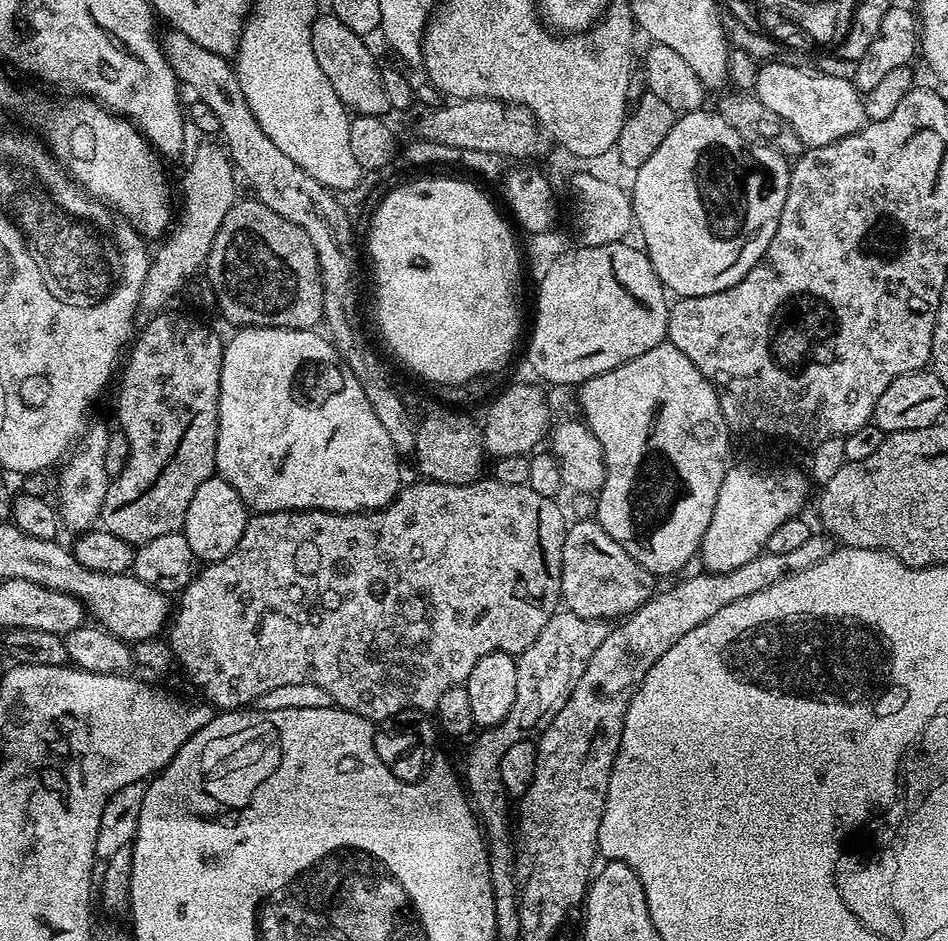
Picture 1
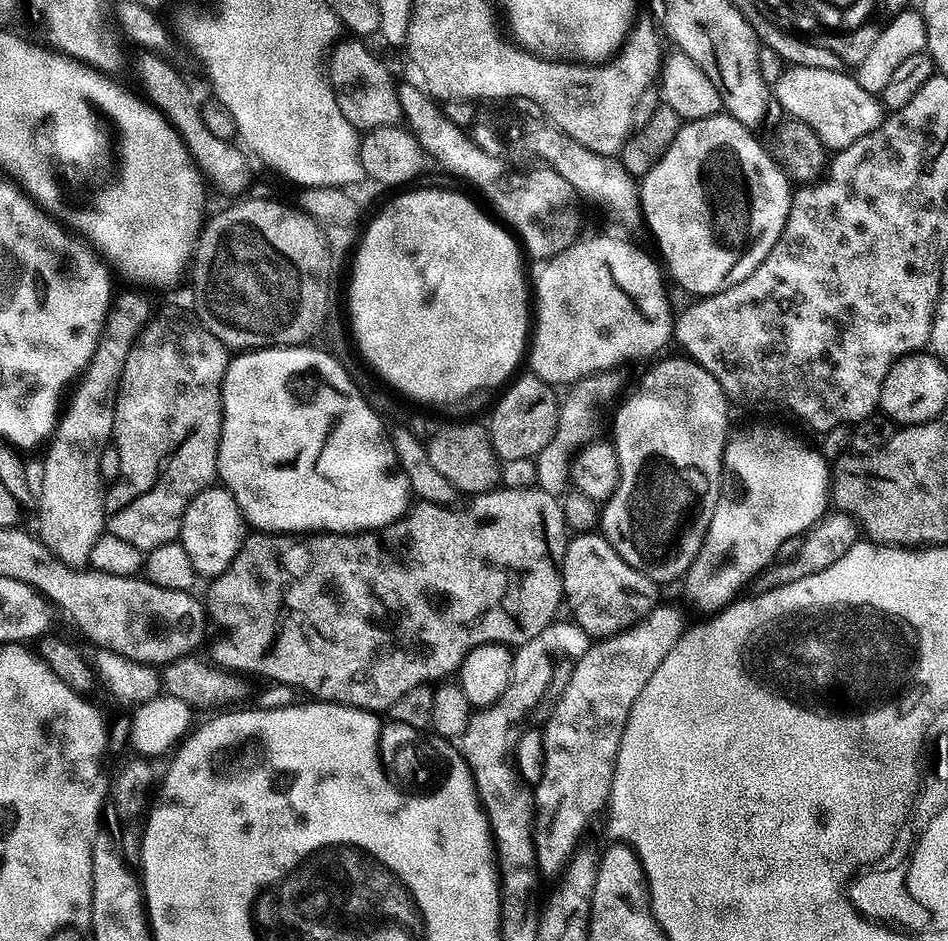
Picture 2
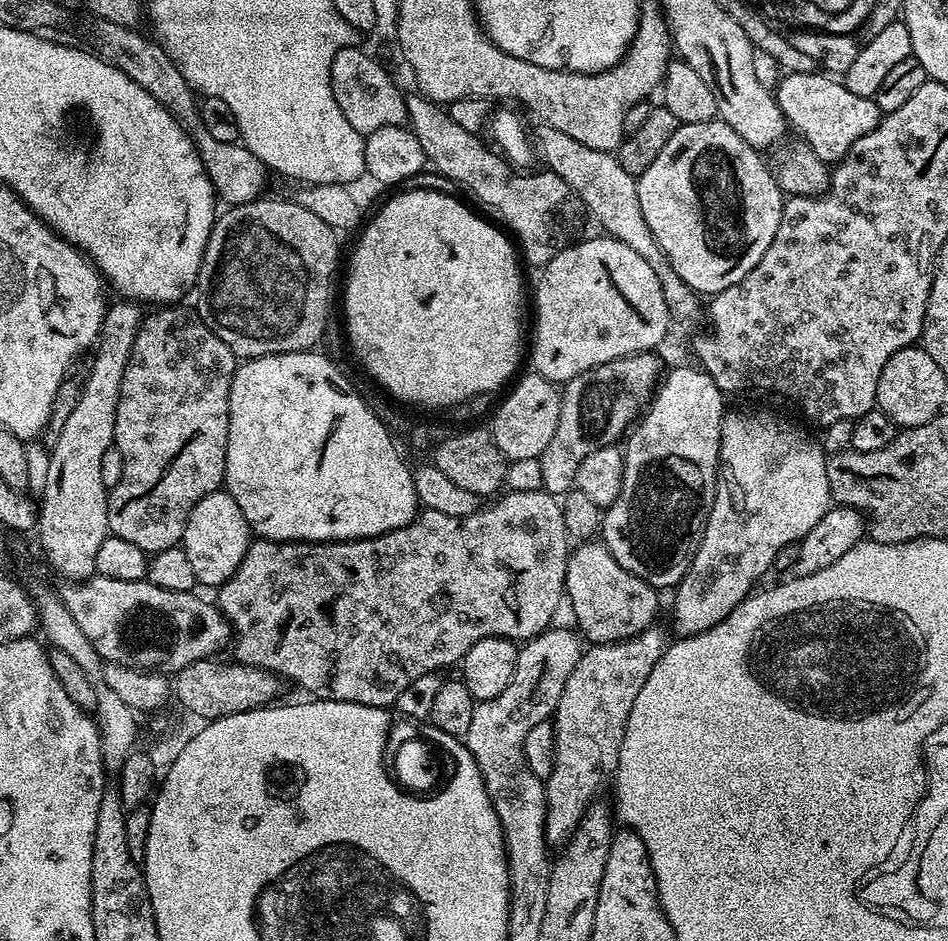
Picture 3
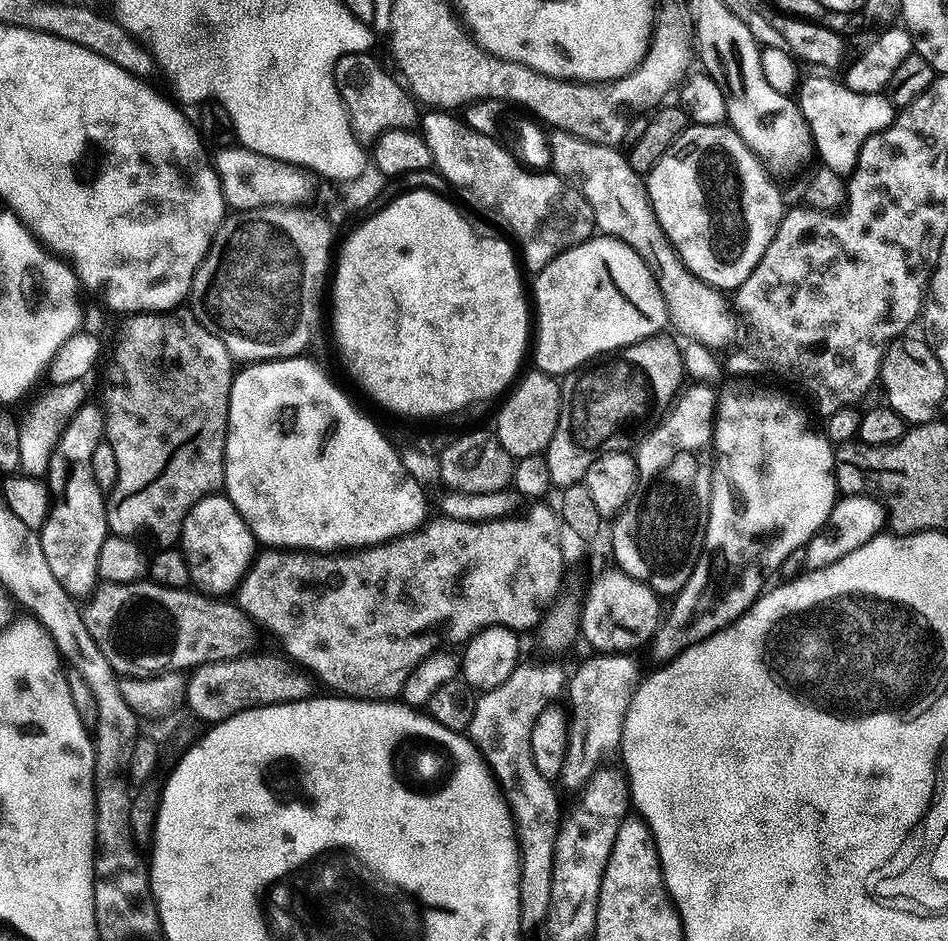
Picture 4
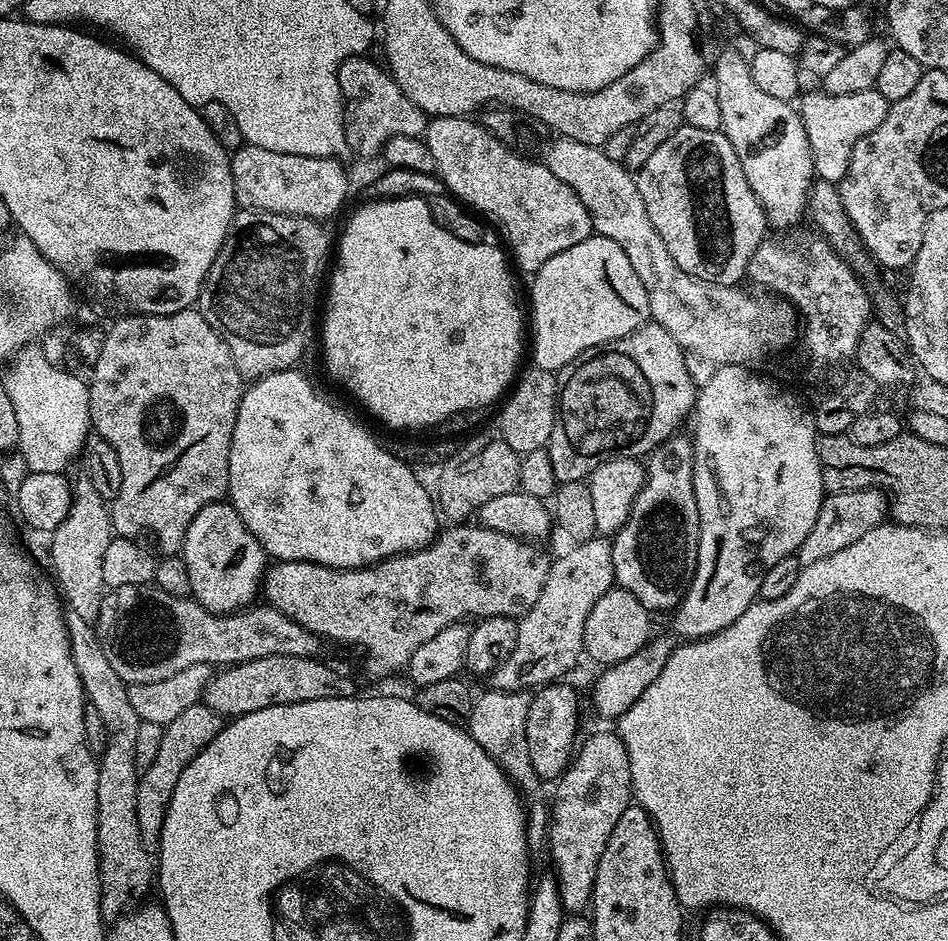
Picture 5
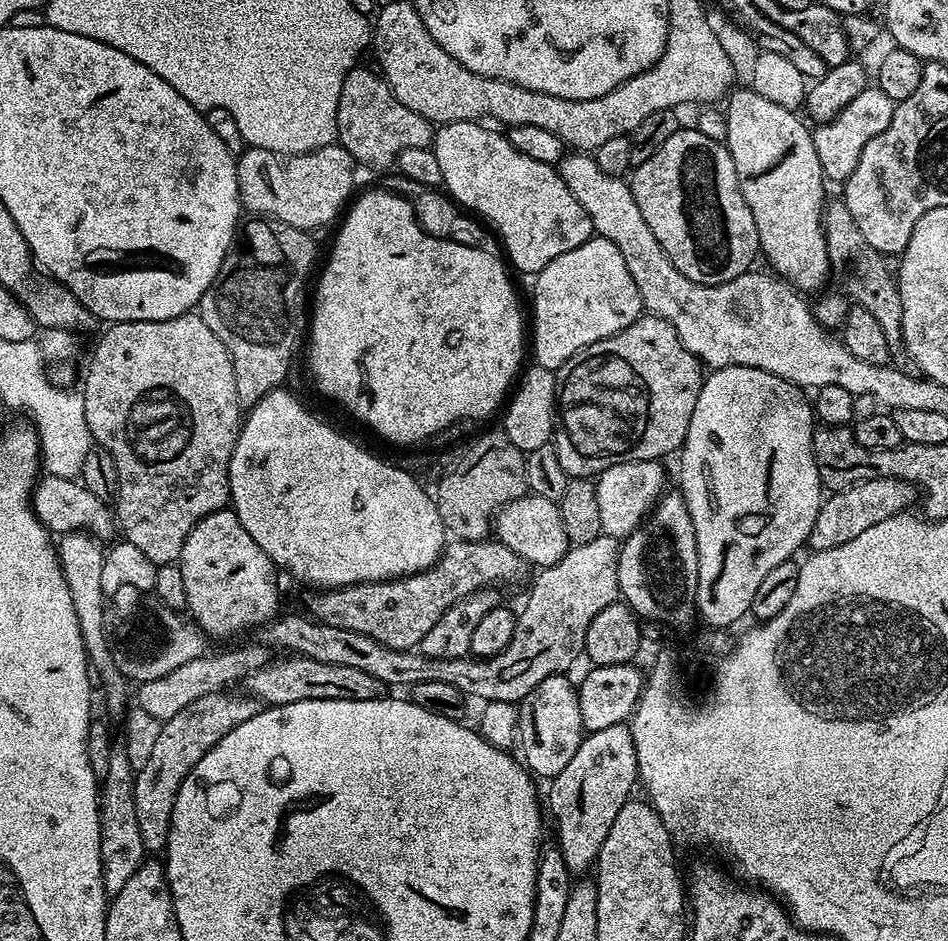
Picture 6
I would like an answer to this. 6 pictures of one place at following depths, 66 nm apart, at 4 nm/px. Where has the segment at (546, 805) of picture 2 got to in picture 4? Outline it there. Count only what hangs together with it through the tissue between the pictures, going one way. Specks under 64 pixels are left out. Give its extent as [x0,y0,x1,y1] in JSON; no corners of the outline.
[559,654,634,786]

